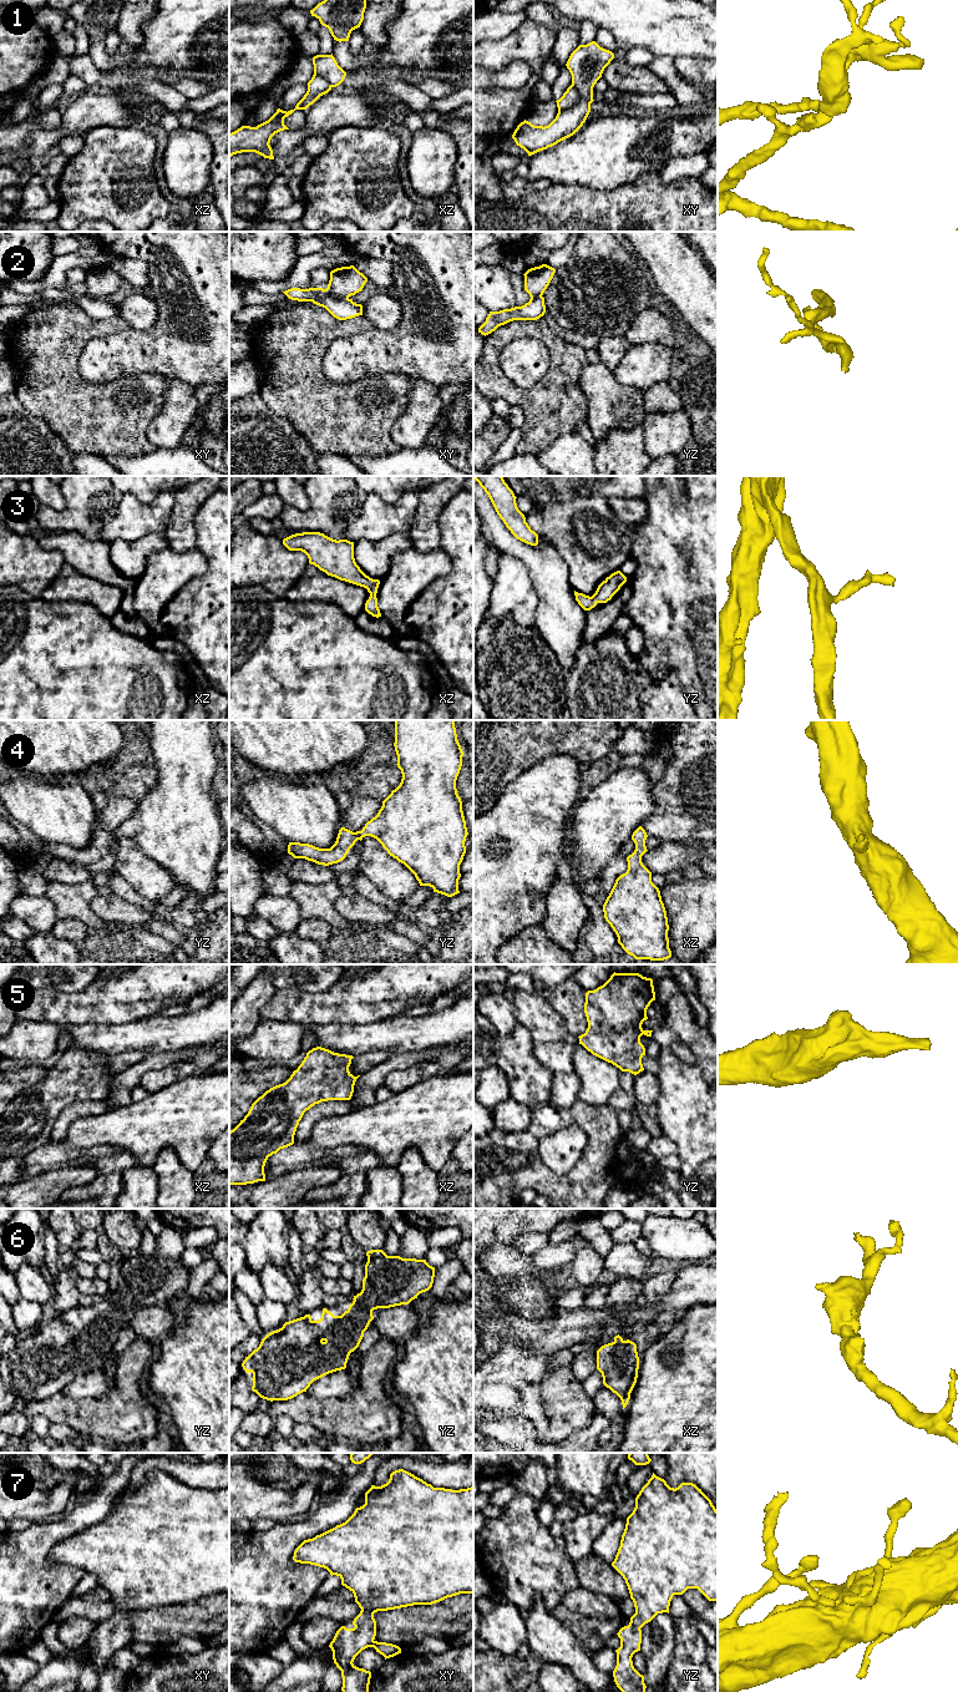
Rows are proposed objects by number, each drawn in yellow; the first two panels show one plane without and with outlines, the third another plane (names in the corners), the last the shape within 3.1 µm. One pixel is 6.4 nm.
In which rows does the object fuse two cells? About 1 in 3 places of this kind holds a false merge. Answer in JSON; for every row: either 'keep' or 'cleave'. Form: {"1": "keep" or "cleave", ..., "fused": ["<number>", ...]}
{"1": "cleave", "2": "cleave", "3": "keep", "4": "keep", "5": "keep", "6": "keep", "7": "keep", "fused": ["1", "2"]}

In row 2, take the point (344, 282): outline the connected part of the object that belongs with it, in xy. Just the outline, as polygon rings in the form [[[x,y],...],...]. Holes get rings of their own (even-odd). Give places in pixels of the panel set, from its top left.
[[[354,265],[336,268],[330,272],[326,290],[339,298],[349,298],[361,292],[368,278]]]

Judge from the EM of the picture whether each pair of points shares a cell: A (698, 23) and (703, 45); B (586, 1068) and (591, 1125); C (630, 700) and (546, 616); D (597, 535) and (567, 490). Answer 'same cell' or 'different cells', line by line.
A: same cell
B: different cells
C: different cells
D: different cells

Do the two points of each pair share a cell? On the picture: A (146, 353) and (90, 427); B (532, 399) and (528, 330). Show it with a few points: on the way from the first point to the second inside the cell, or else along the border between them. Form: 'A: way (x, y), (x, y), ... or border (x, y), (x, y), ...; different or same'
A: border (121, 378), (113, 381), (92, 384); different
B: way (551, 379), (557, 373), (557, 348), (548, 339); same

